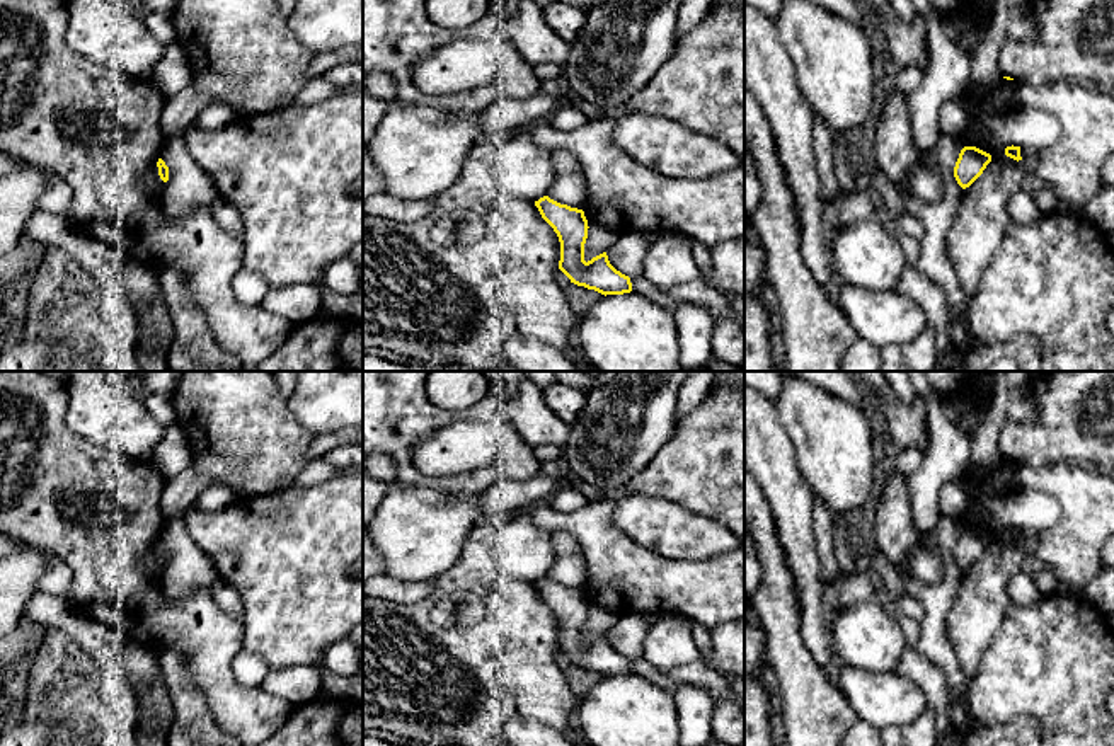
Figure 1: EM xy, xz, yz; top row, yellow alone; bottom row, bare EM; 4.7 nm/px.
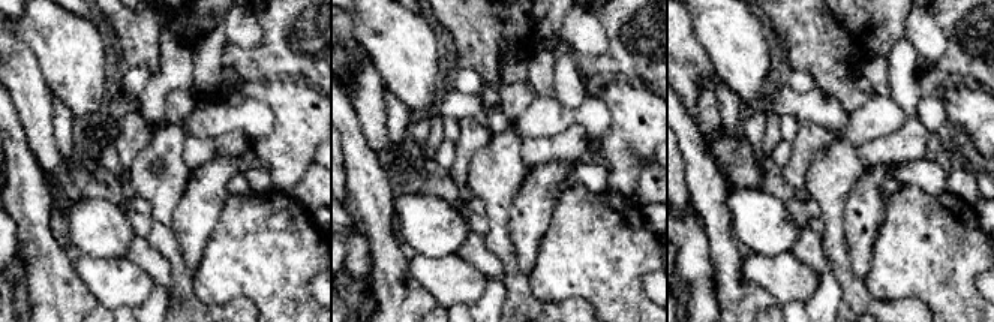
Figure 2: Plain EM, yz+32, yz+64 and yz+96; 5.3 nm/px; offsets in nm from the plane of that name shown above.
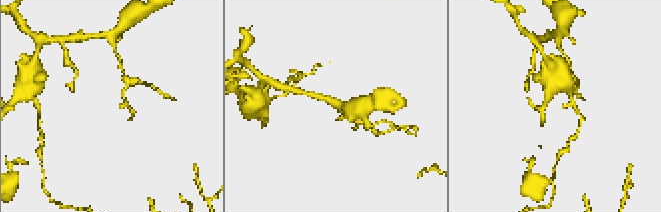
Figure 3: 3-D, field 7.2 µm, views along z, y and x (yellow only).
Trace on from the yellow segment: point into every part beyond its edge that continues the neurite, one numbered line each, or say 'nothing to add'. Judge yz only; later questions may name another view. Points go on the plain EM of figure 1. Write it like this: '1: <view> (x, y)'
nothing to add

